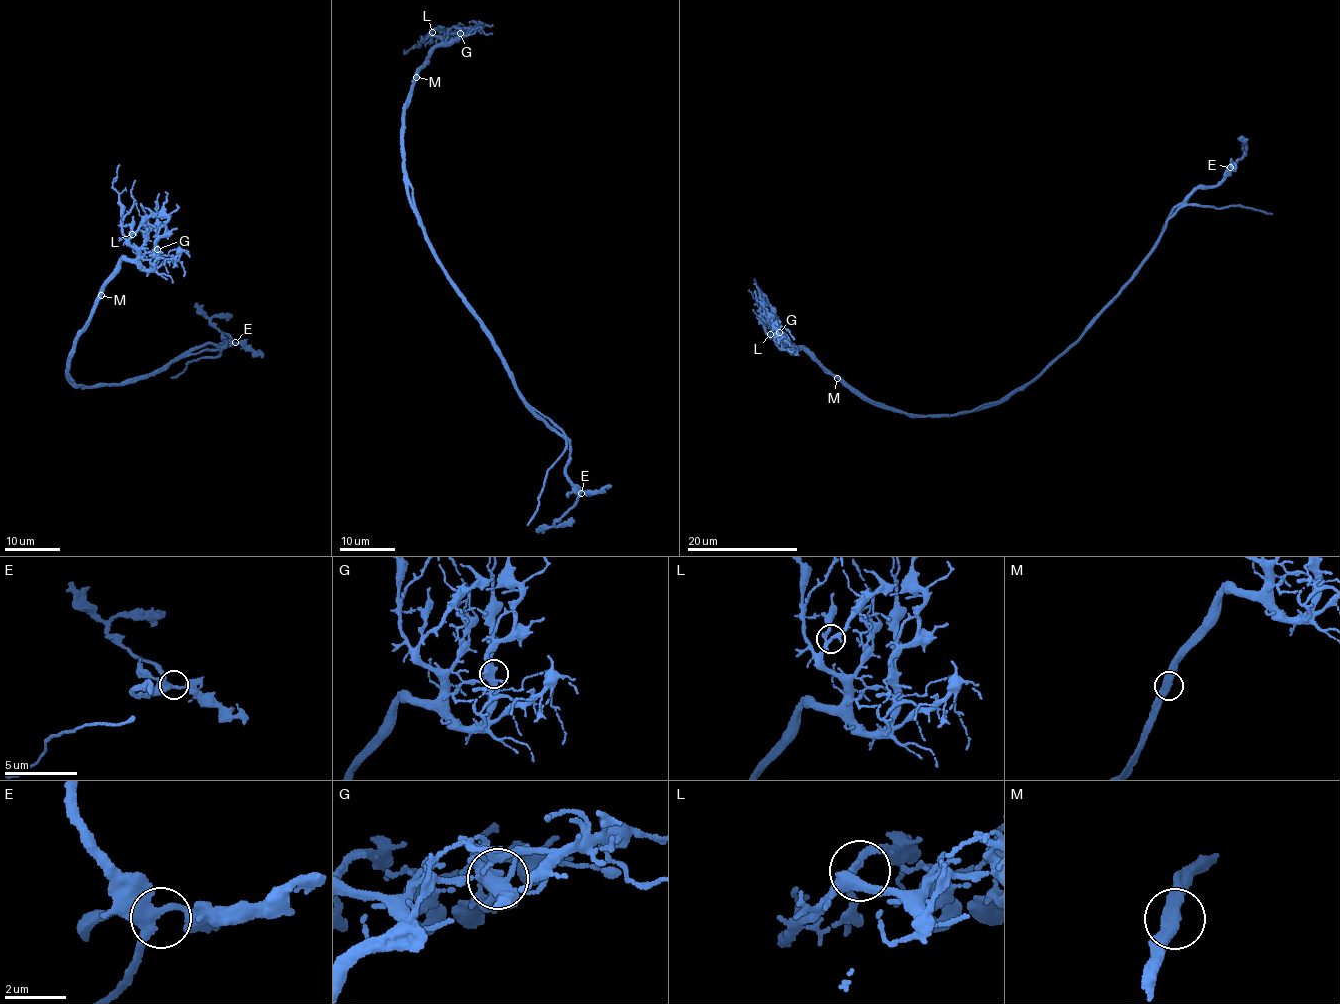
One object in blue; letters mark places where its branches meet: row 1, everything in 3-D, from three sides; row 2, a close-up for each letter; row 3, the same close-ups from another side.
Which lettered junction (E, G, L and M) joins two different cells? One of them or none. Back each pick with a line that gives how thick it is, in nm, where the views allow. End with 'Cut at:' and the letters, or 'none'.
Cut at: none

